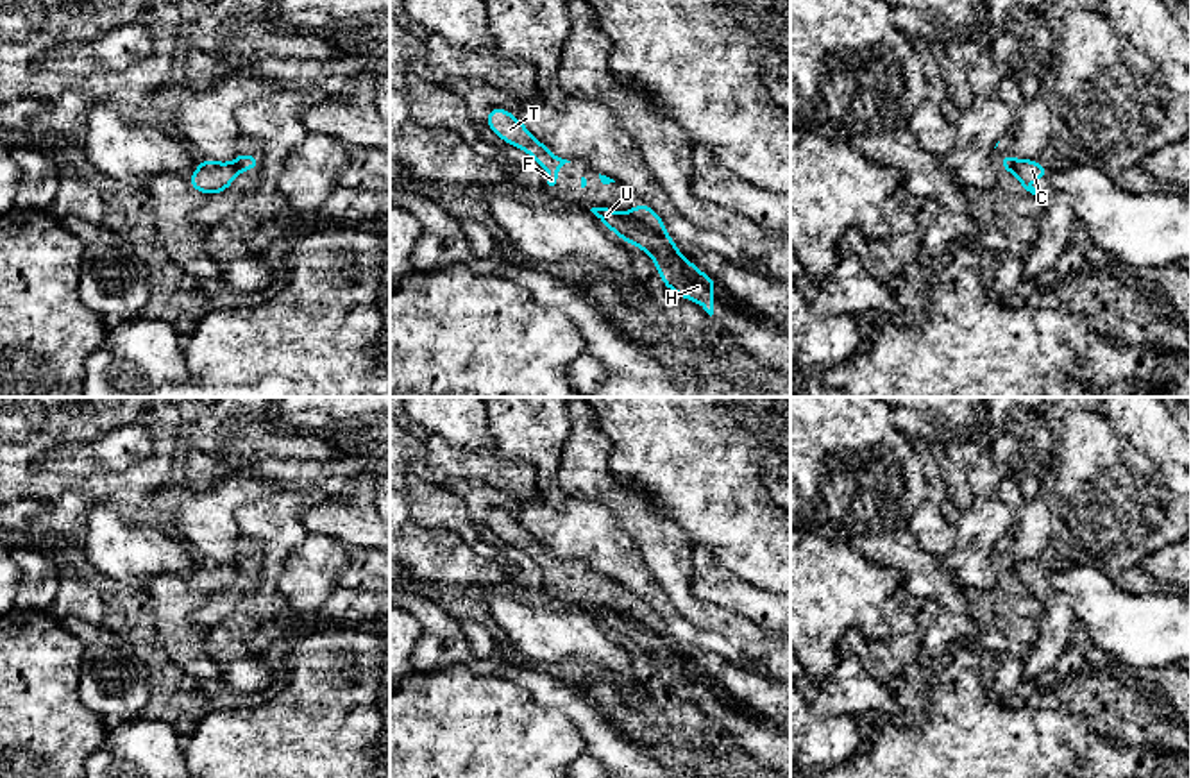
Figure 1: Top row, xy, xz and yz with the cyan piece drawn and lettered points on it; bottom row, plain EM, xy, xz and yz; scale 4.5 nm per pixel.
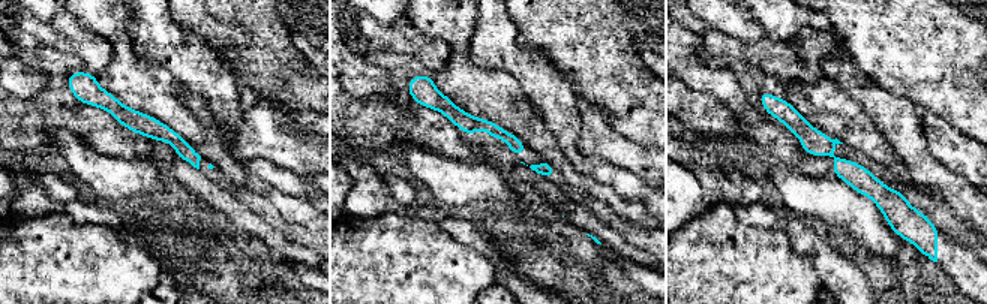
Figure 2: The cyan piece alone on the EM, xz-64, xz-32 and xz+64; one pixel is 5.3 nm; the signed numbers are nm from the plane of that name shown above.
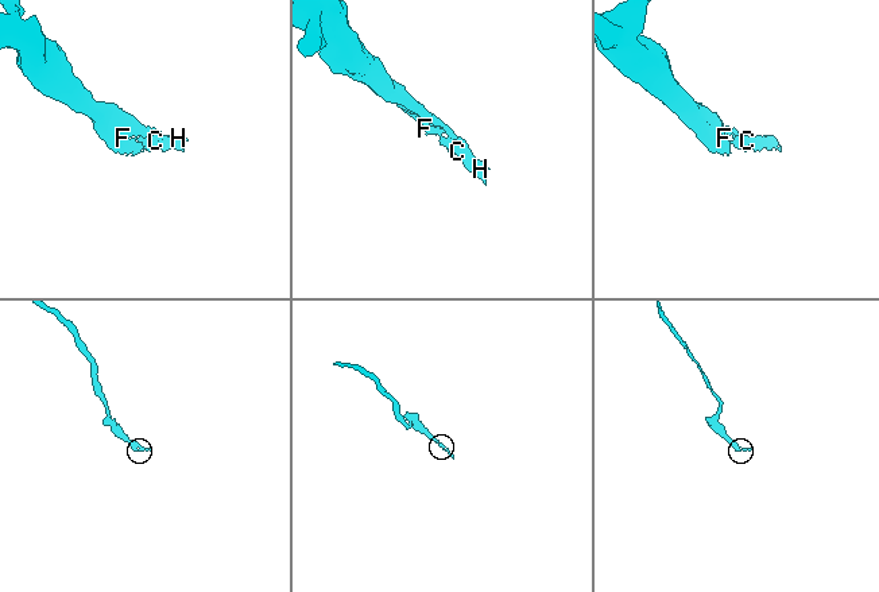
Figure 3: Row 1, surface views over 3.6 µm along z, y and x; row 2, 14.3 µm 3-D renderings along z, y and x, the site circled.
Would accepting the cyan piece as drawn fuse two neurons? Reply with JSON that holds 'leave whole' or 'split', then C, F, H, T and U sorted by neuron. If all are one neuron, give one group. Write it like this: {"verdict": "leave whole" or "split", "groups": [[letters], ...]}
{"verdict": "split", "groups": [["C", "H", "U"], ["F", "T"]]}

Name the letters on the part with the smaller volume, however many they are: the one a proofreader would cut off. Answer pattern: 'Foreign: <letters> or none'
Foreign: C, H, U

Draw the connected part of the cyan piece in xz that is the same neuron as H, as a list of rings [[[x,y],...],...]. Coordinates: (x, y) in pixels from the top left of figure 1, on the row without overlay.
[[[592,608],[590,612],[603,622],[606,631],[615,631],[621,642],[644,651],[655,662],[660,681],[671,692],[687,701],[694,701],[710,717],[714,715],[715,680],[696,664],[685,660],[667,633],[608,608]]]

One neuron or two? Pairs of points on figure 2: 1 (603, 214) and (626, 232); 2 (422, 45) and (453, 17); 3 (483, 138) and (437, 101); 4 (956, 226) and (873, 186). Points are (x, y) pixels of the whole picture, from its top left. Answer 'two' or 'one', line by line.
1: one
2: two
3: one
4: two

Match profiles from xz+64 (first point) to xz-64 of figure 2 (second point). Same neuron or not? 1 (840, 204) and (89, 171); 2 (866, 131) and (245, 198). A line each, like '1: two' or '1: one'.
1: one
2: two

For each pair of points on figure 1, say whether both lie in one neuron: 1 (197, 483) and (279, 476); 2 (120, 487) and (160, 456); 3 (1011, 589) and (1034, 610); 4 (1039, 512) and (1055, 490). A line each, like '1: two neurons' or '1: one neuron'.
1: two neurons
2: one neuron
3: one neuron
4: two neurons

